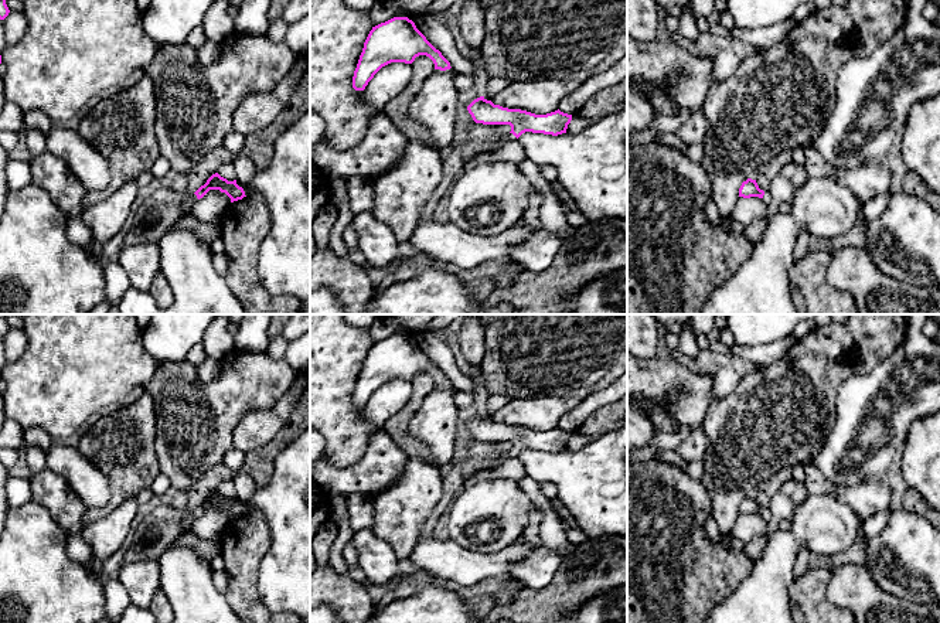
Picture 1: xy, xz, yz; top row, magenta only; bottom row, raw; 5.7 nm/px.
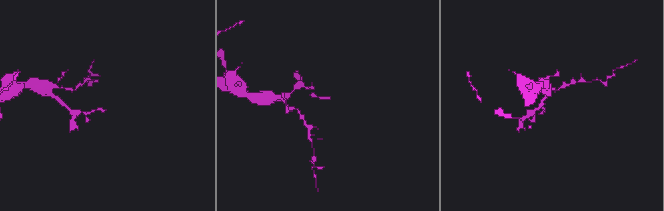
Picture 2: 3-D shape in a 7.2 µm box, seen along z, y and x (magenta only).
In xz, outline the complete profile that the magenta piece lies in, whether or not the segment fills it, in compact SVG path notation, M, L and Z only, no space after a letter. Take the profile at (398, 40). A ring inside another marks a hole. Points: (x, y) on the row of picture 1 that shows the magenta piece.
M394 17L385 23L381 23L369 31L362 52L360 55L357 68L352 76L352 88L355 91L364 91L374 75L385 65L391 62L412 64L416 57L426 55L433 64L435 69L450 69L450 62L436 50L426 37L416 28L415 23L408 17Z

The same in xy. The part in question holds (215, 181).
M215 173L207 180L204 185L201 185L194 194L191 194L187 201L183 202L181 215L190 214L193 205L210 190L219 190L221 193L225 193L231 198L231 202L246 197L243 188L236 184L236 180L228 181L227 178Z

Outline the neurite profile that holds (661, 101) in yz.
M664 91L653 93L651 102L654 108L657 108L665 115L678 115L681 110L681 106L678 106L677 102L670 98Z

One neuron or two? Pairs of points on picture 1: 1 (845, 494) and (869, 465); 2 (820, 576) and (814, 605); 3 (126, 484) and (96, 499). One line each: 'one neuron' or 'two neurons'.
1: two neurons
2: one neuron
3: two neurons

